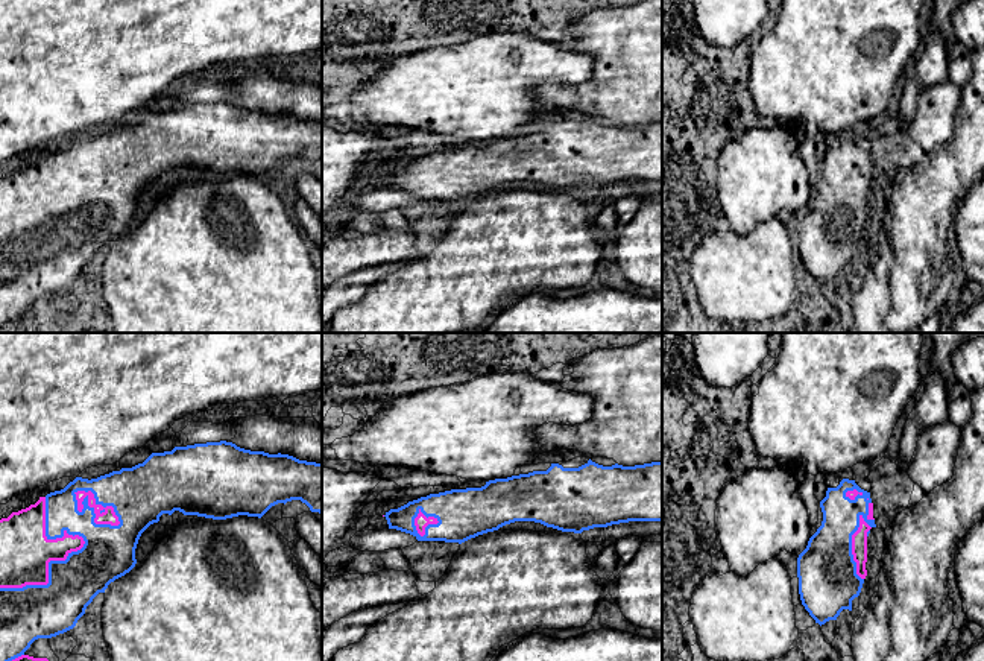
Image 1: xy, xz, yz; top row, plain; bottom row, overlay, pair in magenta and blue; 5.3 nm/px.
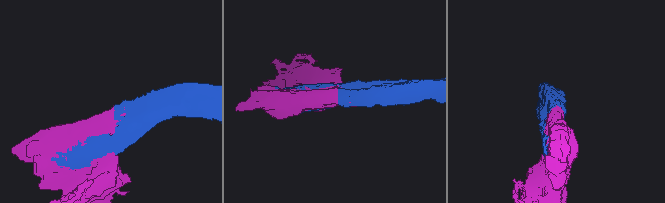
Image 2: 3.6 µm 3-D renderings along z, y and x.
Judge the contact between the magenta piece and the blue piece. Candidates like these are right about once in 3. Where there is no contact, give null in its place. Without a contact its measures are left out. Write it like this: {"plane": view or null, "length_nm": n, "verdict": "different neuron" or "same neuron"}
{"plane": "xy", "length_nm": 550, "verdict": "same neuron"}

